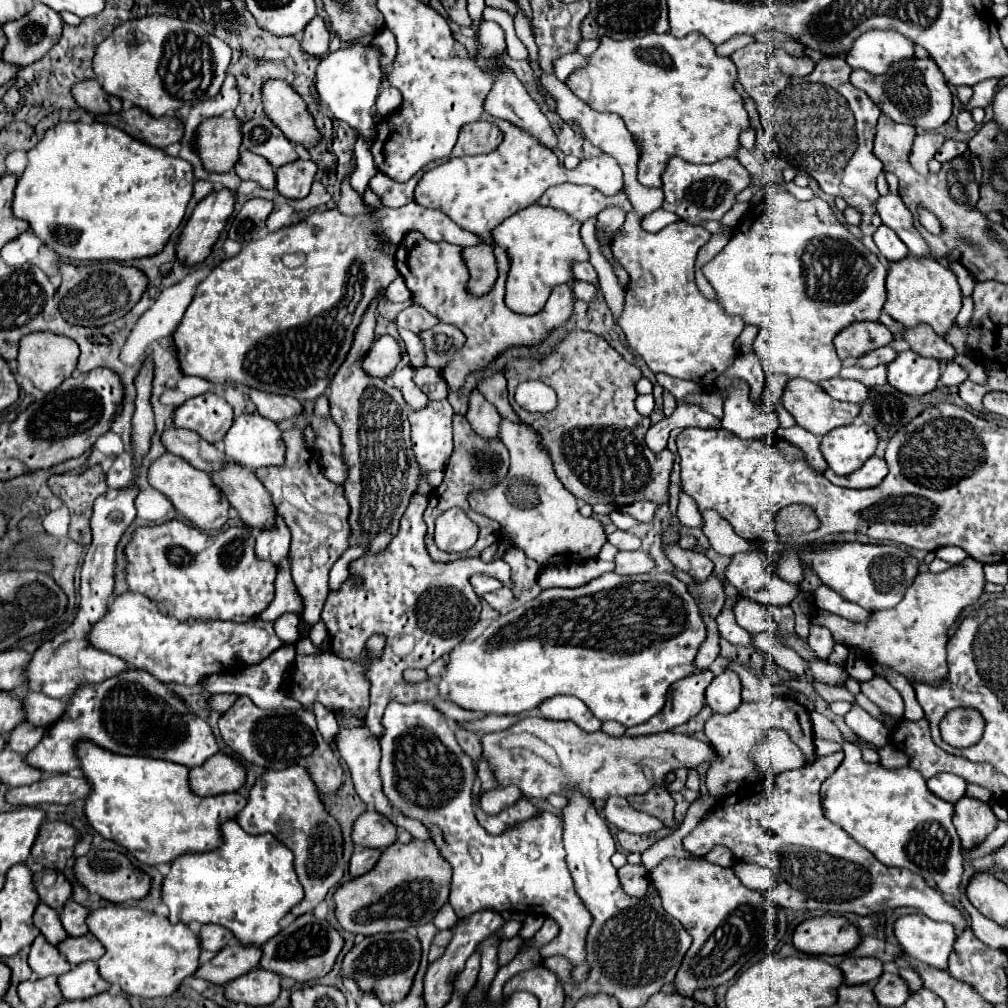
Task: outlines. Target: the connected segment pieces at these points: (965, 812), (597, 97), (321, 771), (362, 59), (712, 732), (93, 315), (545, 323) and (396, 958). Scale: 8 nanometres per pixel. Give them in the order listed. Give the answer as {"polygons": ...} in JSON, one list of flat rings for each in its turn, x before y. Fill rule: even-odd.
{"polygons":[[[972,796,960,798,954,810,954,826,962,838,964,850,980,846,998,824,998,818,994,816,992,808,986,802,976,800]],[[648,34,642,38,612,40,600,38,596,52,588,56,588,64,572,72,566,86,592,110,620,114,634,134,640,160,638,160,638,182,648,188,660,188,660,176,672,156,680,156,692,164,712,164,722,158,736,158,740,148,740,134,750,128,750,118,744,108,742,96,734,90,736,66,730,58,716,54,714,44,702,34,686,34,682,38,666,34]],[[238,696,236,704,218,720,220,736,246,762,266,768,282,770,292,762,310,770,310,778,320,792,336,792,342,782,342,766,332,746,322,738,316,718,310,710,264,710,258,708,248,696]],[[346,44,340,50,330,52,316,70,316,88,320,100,338,120,368,136,372,136,372,108,384,80,378,58,380,54,376,54,376,50,370,50,368,44]],[[772,698,768,702,758,702,758,704,748,704,742,702,734,712,730,714,712,714,706,720,704,726,704,734,708,736,710,744,714,746,714,750,718,752,720,760,712,762,710,770,708,770,708,778,706,778,706,786,708,792,714,798,720,798,722,794,726,794,726,782,742,782,742,780,754,780,758,778,758,770,750,757,750,750,764,738,764,734,768,730,774,728,782,728,784,732,788,732,790,740,802,750,806,764,812,764,818,756,814,750,814,732,812,732,812,724,810,724,810,714,804,706,800,706,794,698]],[[88,262,88,264,62,264,62,284,58,288,60,314,66,322,76,326,104,326,126,316,144,294,144,274,132,266,118,262]],[[408,232,400,242,400,250,396,250,394,258,398,272,402,274,406,286,414,296,414,302,418,306,424,306,440,322,454,324,466,336,466,344,456,352,456,358,452,358,442,370,442,376,452,390,458,390,464,384,466,374,470,374,474,368,486,366,506,348,540,344,552,328,564,324,572,314,572,296,566,284,552,288,548,302,536,316,520,316,512,312,504,304,504,270,510,270,510,260,506,250,498,246,494,246,498,258,496,286,486,296,472,298,468,292,464,292,464,278,468,278,468,270,464,270,464,262,460,262,460,250,462,248,454,244,430,244,430,240,424,238,420,232]],[[408,932,368,936,354,944,342,960,342,976,352,976,362,992,374,992,382,1004,394,1004,408,994,420,964,420,940]]]}

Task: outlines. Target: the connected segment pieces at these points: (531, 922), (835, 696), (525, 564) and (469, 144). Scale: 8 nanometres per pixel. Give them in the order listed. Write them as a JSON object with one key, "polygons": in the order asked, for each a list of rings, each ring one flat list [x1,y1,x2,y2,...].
{"polygons":[[[526,916,524,924,520,928,520,938,532,938,540,930,542,922,544,922,542,916]],[[814,684,816,690,824,696,826,702,836,702,836,700,846,700,846,702,856,702,856,698,846,690,846,688,834,688,834,686,826,686,826,684]],[[512,548,502,556,504,562,510,564,512,568,512,592,514,598,520,598,520,594,524,594,526,590,530,590,530,586,536,582,536,576,540,572,540,564,532,562,530,558,526,558,526,554,520,548]],[[470,122,466,124,466,156,488,154,496,150,502,142,502,132,490,122]]]}

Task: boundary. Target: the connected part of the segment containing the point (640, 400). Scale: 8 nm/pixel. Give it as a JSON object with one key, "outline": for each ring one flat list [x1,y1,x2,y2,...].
{"outline":[[652,394,638,396,638,398,636,398,636,408,638,408,644,416,650,416,652,410,654,410,654,396,652,396]]}

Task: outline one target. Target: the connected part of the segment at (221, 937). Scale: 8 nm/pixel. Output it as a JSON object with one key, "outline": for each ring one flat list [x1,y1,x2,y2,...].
{"outline":[[202,924,198,938,200,938,200,948,202,950,218,952,218,950,222,950,228,944,228,940,232,938,232,932,230,930,224,930,224,926]]}

